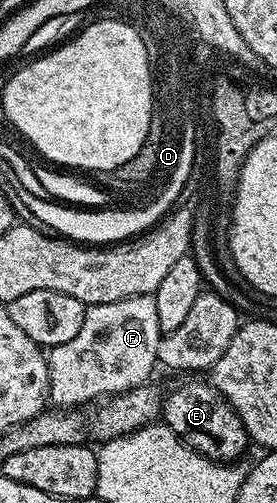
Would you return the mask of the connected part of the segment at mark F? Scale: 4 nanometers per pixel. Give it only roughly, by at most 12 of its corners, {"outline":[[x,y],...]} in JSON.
{"outline":[[153,295],[88,305],[48,351],[48,403],[77,410],[148,383]]}

